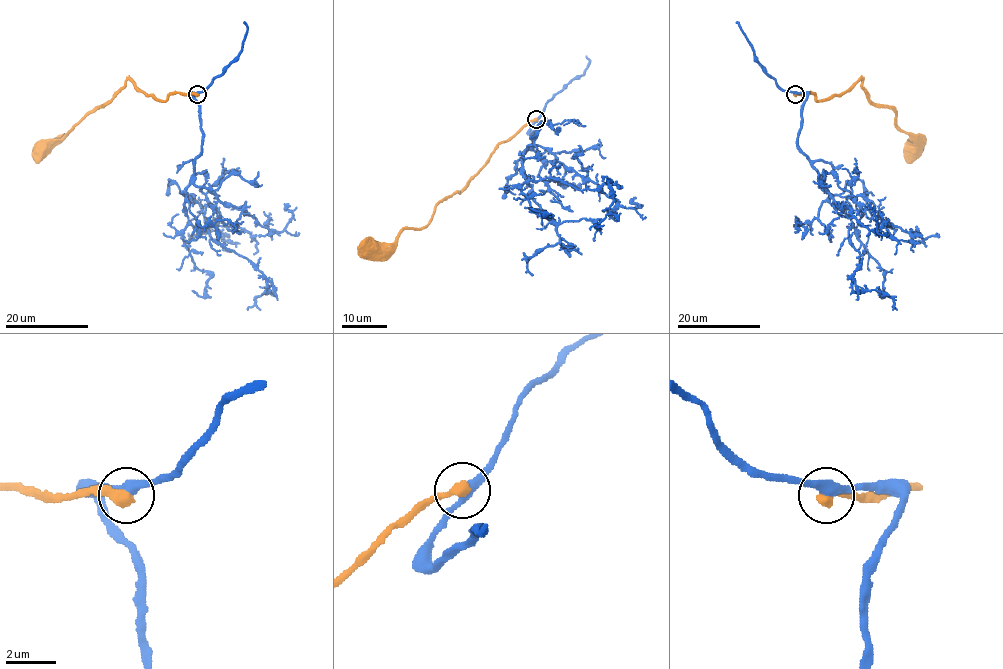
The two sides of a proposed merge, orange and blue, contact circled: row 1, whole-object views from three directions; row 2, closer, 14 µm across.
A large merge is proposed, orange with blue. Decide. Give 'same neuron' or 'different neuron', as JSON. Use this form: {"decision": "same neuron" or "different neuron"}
{"decision": "different neuron"}

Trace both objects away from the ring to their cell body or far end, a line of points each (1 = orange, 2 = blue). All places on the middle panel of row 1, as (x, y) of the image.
1: (535, 119), (501, 143), (460, 191), (435, 207), (425, 226), (405, 229), (392, 243), (370, 246)
2: (535, 119), (526, 179), (560, 178), (580, 190), (610, 181), (613, 202), (590, 230)

